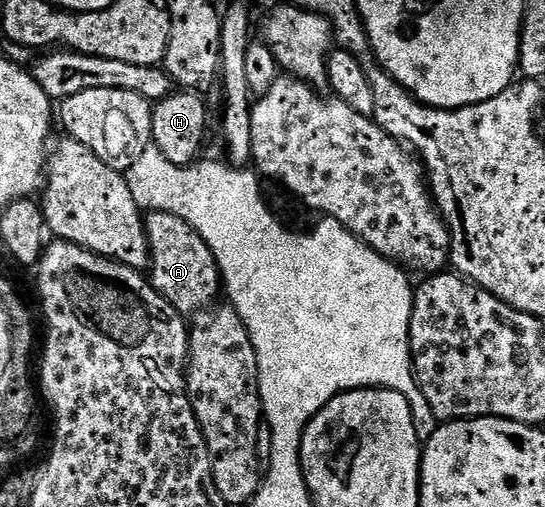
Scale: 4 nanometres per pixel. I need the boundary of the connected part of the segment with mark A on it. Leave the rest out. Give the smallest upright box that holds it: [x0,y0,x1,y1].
[144,210,220,316]

